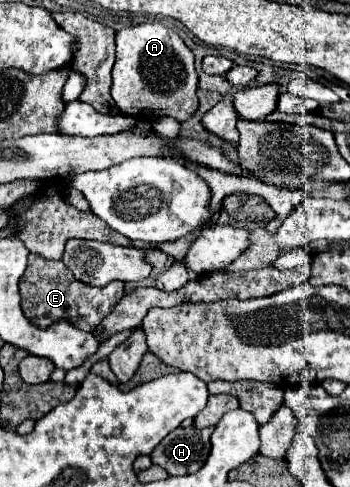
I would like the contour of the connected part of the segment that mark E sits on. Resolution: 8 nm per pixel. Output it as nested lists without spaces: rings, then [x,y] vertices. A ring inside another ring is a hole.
[[[33,253],[29,255],[27,269],[19,281],[19,291],[21,291],[21,309],[25,317],[33,321],[33,325],[45,329],[59,319],[67,319],[83,331],[93,331],[113,311],[117,301],[121,301],[125,295],[125,287],[121,281],[113,281],[103,289],[91,287],[77,281],[63,265],[63,261],[47,261]]]

